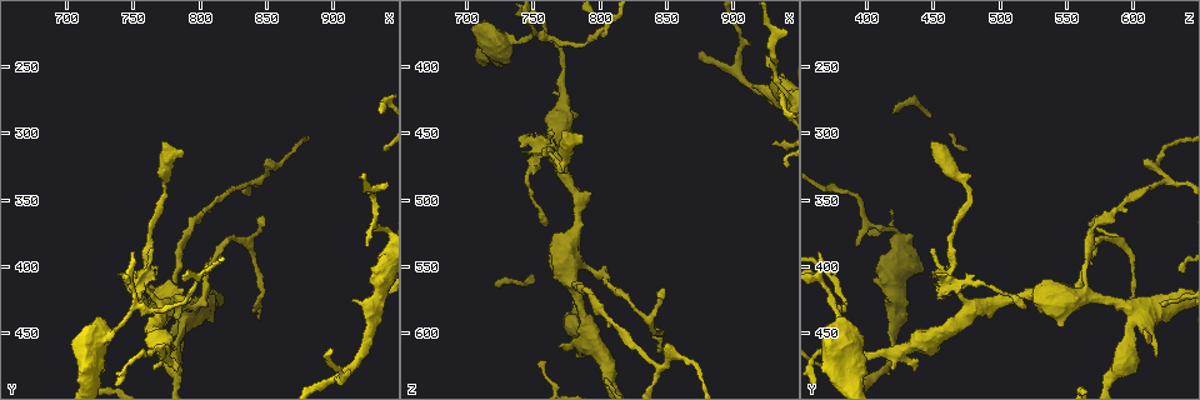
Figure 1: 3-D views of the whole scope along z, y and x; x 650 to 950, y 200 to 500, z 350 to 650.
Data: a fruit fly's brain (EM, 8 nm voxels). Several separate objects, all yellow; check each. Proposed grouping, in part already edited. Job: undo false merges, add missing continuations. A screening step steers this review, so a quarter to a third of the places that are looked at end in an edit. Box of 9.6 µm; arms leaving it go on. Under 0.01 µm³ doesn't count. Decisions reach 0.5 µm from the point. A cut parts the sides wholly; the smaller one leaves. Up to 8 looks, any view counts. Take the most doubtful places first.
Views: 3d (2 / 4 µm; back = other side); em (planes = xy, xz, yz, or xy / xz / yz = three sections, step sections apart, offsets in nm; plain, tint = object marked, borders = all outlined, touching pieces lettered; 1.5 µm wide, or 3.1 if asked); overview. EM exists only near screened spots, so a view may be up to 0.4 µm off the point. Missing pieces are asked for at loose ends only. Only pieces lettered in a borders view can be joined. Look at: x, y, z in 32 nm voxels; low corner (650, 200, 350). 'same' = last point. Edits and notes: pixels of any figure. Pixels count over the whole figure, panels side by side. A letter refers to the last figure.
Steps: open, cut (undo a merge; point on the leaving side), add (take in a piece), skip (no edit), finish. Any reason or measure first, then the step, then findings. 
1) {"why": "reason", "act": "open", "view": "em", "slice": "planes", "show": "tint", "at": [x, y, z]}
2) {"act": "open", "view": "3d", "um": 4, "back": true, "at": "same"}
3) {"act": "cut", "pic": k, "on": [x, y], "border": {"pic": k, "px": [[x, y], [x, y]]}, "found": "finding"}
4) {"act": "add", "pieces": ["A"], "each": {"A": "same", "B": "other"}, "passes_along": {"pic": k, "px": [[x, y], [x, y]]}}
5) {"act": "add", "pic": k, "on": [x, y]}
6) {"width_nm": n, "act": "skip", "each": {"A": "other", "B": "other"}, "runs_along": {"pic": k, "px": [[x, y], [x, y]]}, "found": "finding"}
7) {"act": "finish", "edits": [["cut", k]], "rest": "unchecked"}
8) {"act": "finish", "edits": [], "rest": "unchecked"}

{"why": "arms part here", "act": "open", "view": "3d", "um": 4, "at": [756, 408, 462]}

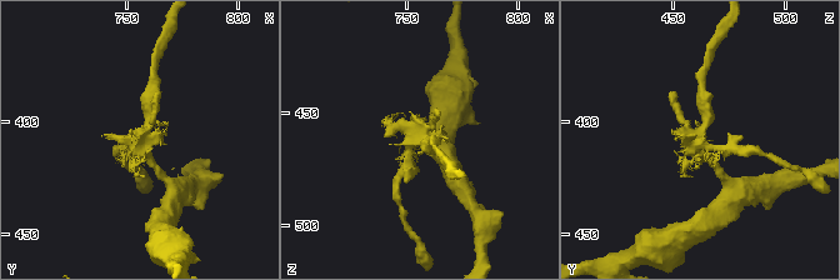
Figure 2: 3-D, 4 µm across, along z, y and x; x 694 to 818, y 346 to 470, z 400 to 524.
{"act": "open", "view": "em", "slice": "planes", "show": "borders", "at": [758, 410, 460]}

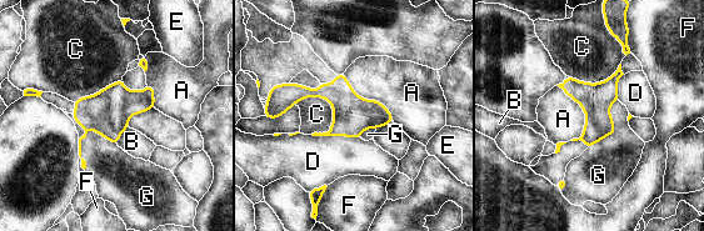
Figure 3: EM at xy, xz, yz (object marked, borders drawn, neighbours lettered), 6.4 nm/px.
{"width_nm": 190, "act": "skip", "each": {"A": "other", "B": "other", "C": "other", "D": "other", "E": "other", "F": "other", "G": "other"}, "border": {"pic": 3, "px": [[343, 74], [394, 121]]}, "found": "one neuron here"}

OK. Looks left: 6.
{"act": "open", "view": "em", "slice": "xz", "step": 8, "show": "tint", "at": [804, 406, 372]}

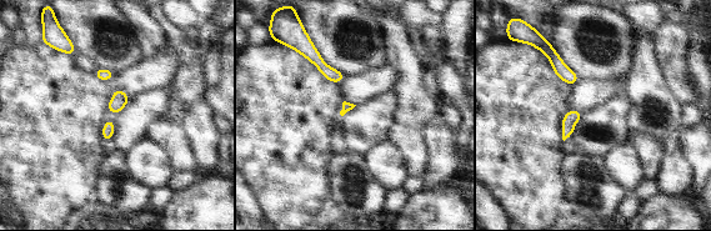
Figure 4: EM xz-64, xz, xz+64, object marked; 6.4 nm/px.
{"why": "another direction", "act": "open", "view": "em", "slice": "planes", "show": "borders", "at": "same"}

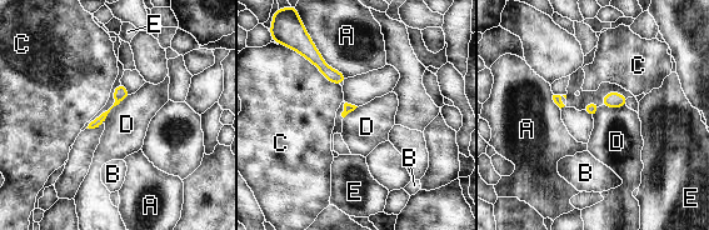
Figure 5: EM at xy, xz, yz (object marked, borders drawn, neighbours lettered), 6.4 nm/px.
{"act": "skip", "each": {"A": "other", "B": "other", "C": "other", "D": "other", "E": "other"}, "runs_along": {"pic": 5, "px": [[120, 88], [118, 101], [94, 124]]}, "found": "one neuron here"}

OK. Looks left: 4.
{"act": "open", "view": "em", "slice": "planes", "show": "tint", "at": [750, 430, 376]}

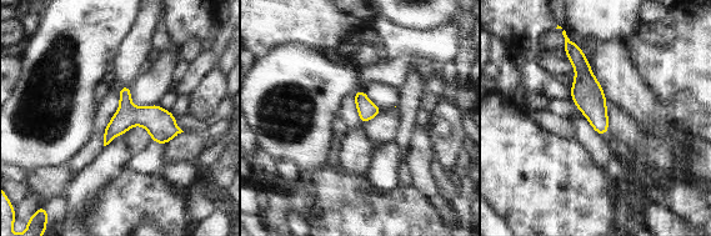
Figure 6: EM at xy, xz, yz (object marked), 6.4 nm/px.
{"why": "what lies round it", "act": "open", "view": "em", "slice": "planes", "show": "borders", "at": "same"}

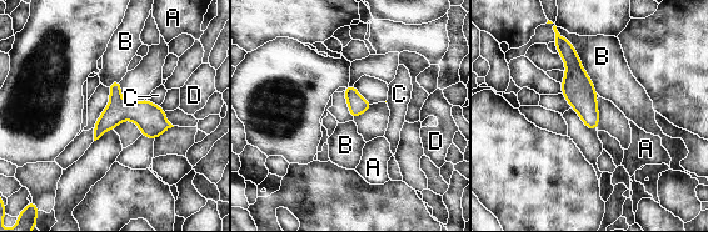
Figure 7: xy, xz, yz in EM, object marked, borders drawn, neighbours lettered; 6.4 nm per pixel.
{"longest_contact_nm": ["B", 460], "act": "skip", "each": {"A": "other", "B": "other", "C": "other", "D": "other"}, "border": {"pic": 7, "px": [[558, 33], [571, 43], [597, 92]]}, "found": "one neuron here"}

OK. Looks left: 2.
{"why": "calibre changes", "act": "open", "view": "3d", "um": 4, "back": true, "at": [772, 466, 426]}

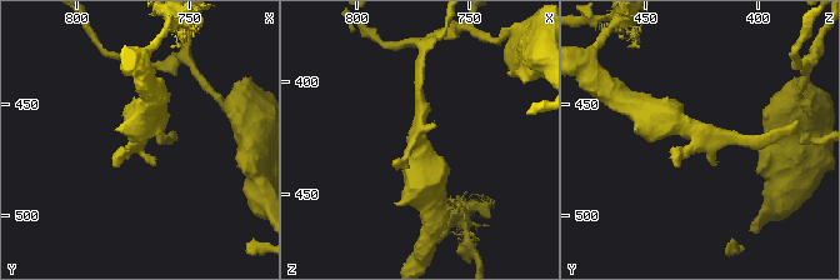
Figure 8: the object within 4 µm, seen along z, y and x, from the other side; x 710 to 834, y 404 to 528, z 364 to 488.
{"act": "open", "view": "em", "slice": "planes", "show": "borders", "at": [773, 464, 426]}

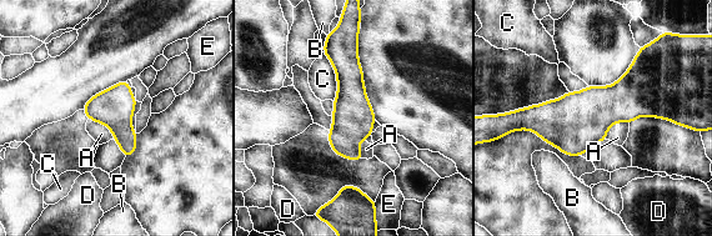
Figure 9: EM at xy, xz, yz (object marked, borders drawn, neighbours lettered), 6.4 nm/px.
{"act": "skip", "each": {"A": "other", "B": "other", "C": "other", "D": "other", "E": "other"}, "runs_along": {"pic": 9, "px": [[668, 111], [600, 106], [519, 124]]}, "found": "one neuron here"}

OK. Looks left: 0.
{"act": "finish", "edits": [], "rest": "unchecked"}

